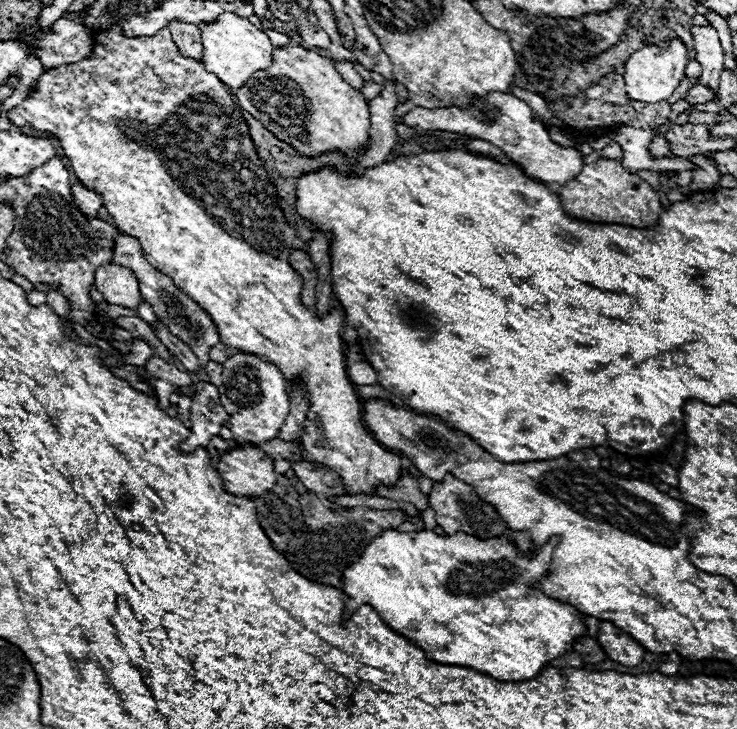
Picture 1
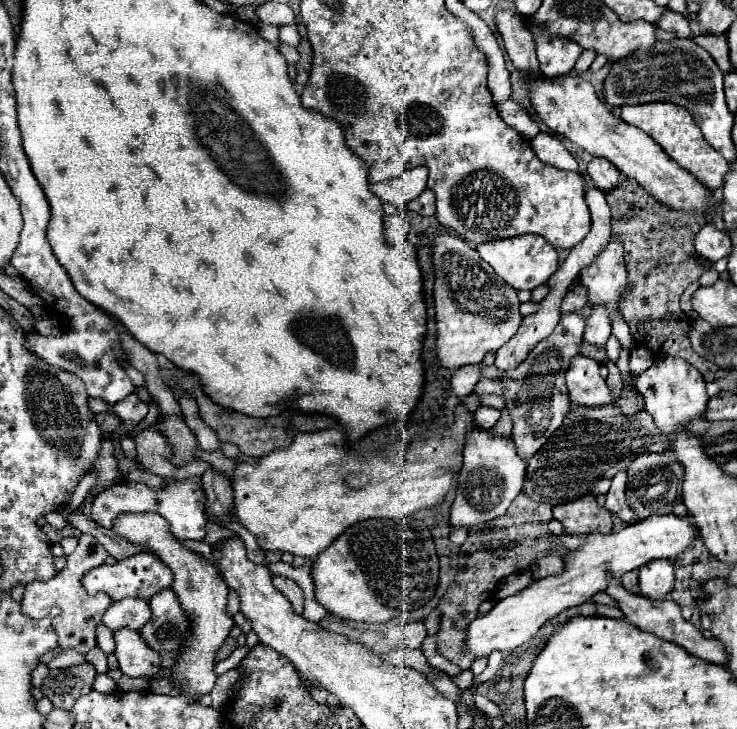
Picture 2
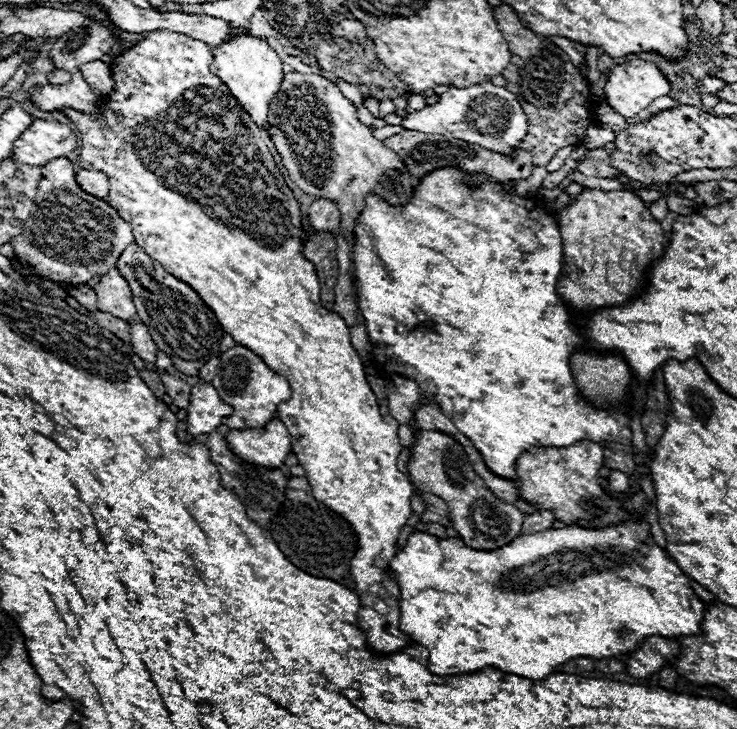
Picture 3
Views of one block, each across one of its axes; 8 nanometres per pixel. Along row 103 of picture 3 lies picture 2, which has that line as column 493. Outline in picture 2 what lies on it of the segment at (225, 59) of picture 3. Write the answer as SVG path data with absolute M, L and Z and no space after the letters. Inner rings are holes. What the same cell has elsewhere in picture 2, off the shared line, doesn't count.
M520 234L514 238L504 240L490 240L476 246L476 252L484 262L488 262L494 272L512 288L516 290L534 290L540 284L546 284L548 278L558 268L558 254L554 246L550 246L542 236L538 234Z

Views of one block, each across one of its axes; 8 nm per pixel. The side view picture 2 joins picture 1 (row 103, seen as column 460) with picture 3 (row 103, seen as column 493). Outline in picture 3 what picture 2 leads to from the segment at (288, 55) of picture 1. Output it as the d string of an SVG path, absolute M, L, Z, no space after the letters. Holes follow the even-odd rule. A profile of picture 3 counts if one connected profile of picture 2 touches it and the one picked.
M284 74L278 94L268 104L268 124L272 142L294 184L306 194L334 200L342 214L340 228L346 234L352 234L368 192L382 196L390 204L410 200L414 178L402 158L372 136L372 130L358 120L356 106L342 96L332 80L320 74Z

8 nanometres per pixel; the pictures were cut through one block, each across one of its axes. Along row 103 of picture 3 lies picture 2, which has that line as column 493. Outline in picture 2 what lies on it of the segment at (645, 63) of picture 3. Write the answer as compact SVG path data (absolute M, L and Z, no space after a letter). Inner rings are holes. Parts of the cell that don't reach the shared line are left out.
M664 514L664 516L650 516L646 520L634 522L624 526L618 532L610 534L590 534L582 548L572 550L568 558L564 560L566 570L560 576L538 580L536 584L528 586L526 590L500 600L490 612L480 614L474 618L466 628L466 638L462 644L462 652L474 654L474 658L488 658L494 650L508 654L514 648L526 644L538 628L560 614L562 610L570 606L578 606L582 602L588 602L592 594L606 590L606 576L614 574L616 578L622 578L624 572L640 568L652 560L674 560L678 554L682 554L688 546L694 544L694 540L700 536L698 526L690 522L688 516L676 516L676 514Z

